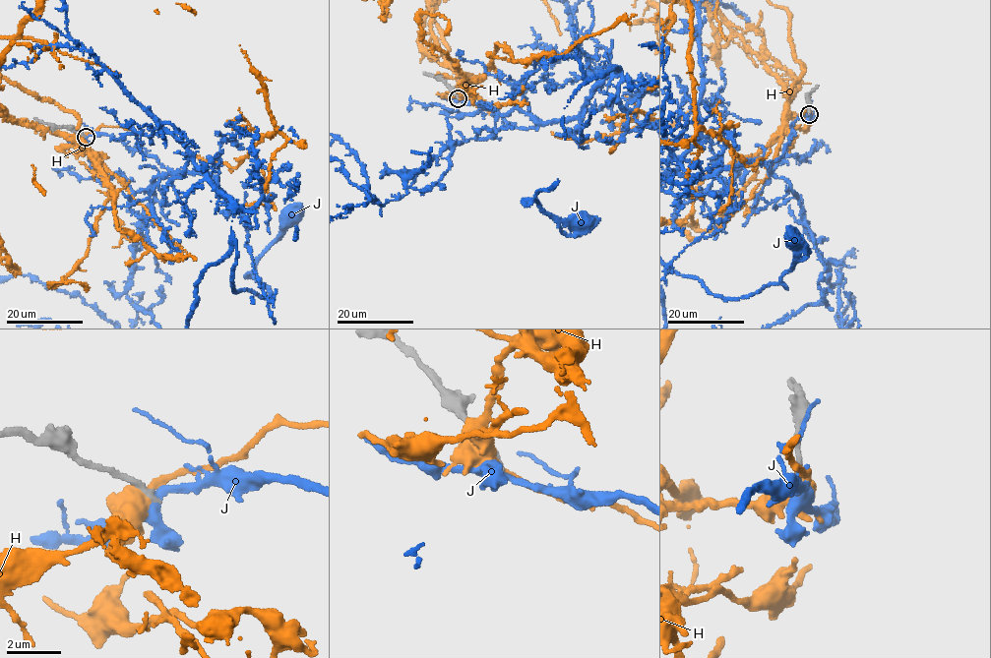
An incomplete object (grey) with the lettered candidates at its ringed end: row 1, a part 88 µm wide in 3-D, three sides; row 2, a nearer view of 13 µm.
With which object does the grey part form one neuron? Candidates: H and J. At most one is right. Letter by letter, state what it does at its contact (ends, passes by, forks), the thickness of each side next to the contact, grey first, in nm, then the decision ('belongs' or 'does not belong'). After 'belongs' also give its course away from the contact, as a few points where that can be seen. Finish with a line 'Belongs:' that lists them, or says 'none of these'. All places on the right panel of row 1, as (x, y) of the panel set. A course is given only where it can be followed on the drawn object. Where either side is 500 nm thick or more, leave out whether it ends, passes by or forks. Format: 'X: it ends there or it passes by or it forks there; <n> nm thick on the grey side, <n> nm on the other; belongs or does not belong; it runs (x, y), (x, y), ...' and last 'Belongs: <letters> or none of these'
H: 240 nm thick on the grey side, 600 nm on the other; does not belong
J: it forks there; 200 nm thick on the grey side, 360 nm on the other; does not belong
Belongs: none of these

